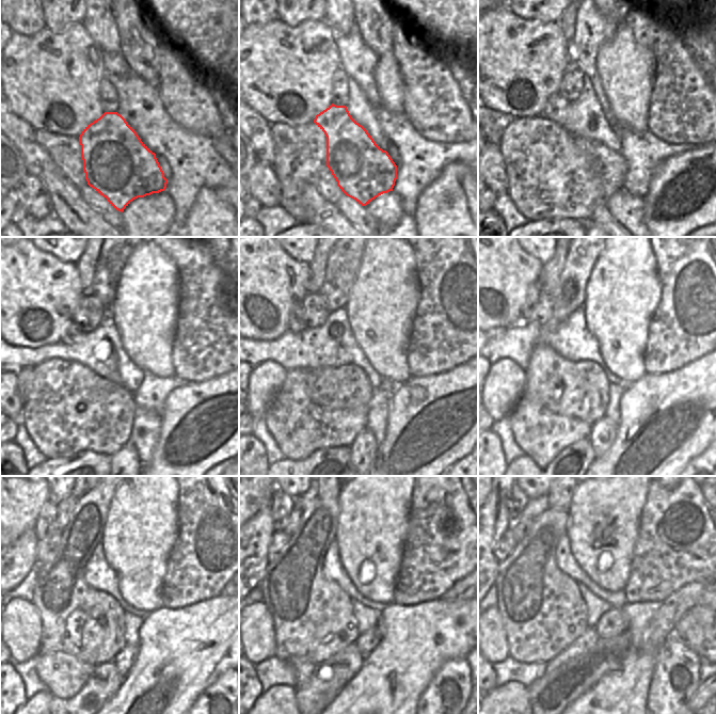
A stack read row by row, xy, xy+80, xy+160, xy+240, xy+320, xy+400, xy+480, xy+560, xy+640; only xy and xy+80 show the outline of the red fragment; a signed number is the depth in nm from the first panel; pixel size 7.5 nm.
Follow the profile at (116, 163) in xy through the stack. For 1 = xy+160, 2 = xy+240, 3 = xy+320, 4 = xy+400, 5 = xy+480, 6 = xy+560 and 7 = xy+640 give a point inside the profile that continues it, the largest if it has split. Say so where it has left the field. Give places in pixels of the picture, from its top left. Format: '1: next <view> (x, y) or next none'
1: next xy+160 (613, 168)
2: next xy+240 (70, 335)
3: next xy+320 (297, 322)
4: next xy+400 (532, 295)
5: next xy+480 (45, 524)
6: next xy+560 (282, 505)
7: next xy+640 (516, 501)

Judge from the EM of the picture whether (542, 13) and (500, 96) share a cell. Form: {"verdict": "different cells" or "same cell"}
{"verdict": "different cells"}

